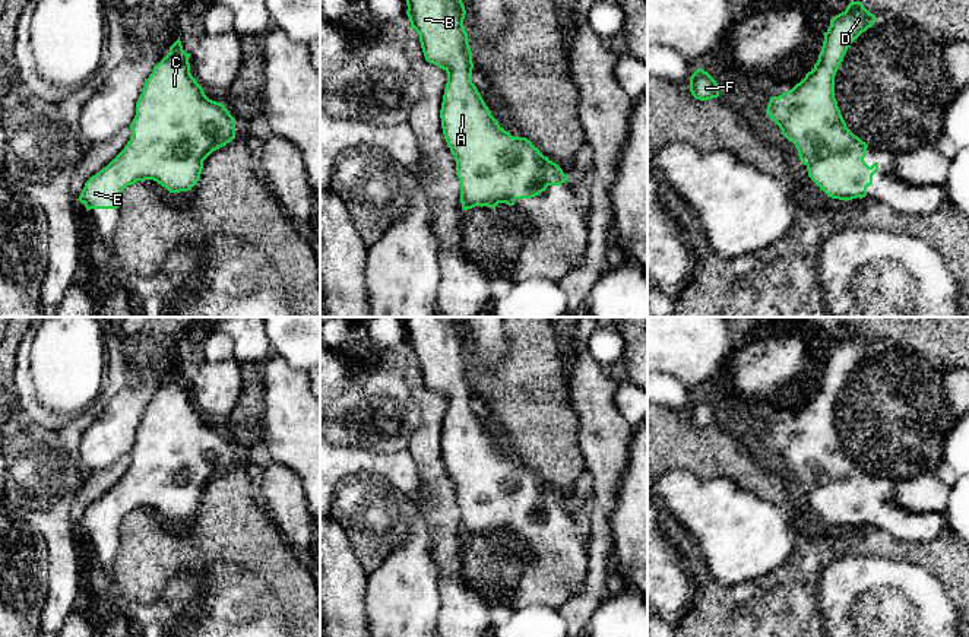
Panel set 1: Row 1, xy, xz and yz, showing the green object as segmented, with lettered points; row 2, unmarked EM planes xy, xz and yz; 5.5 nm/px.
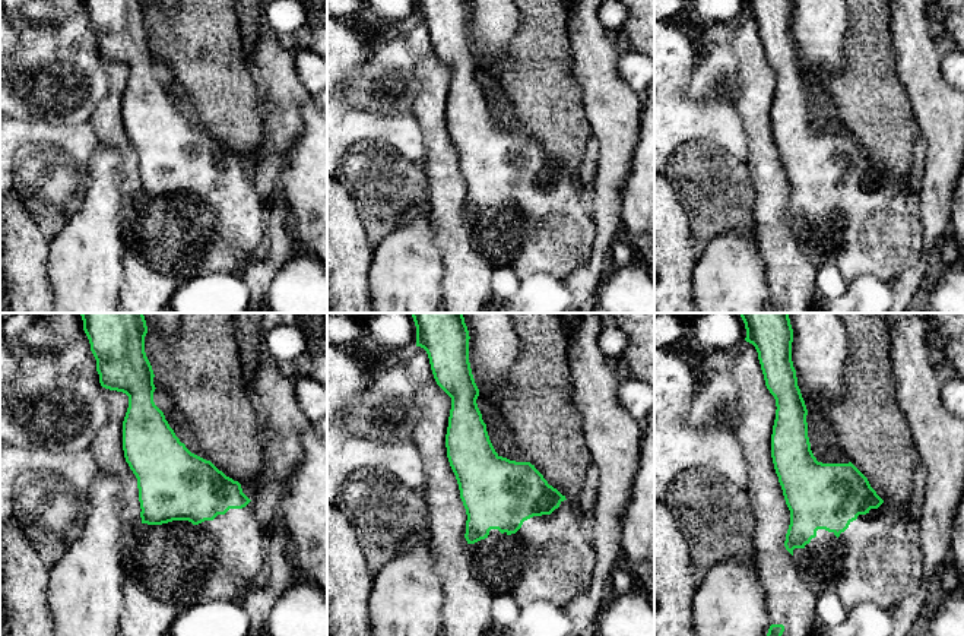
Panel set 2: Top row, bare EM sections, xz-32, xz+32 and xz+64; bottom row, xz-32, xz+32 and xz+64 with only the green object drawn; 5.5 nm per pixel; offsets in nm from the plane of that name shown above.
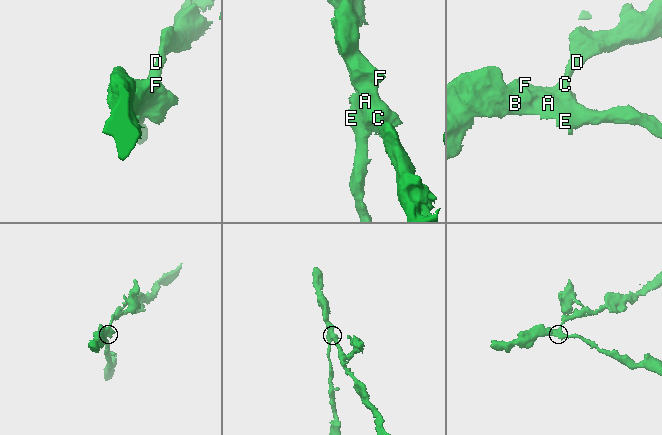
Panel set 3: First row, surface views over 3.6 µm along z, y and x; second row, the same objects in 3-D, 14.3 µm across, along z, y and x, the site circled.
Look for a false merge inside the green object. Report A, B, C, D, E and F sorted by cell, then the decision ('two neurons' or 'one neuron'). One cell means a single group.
groups A B E F / C D; two neurons

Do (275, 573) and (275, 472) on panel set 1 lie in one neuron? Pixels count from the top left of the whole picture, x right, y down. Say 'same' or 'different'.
different

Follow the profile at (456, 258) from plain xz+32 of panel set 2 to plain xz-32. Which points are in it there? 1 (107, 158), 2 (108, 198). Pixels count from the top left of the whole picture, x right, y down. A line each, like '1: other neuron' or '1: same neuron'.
1: other neuron
2: other neuron

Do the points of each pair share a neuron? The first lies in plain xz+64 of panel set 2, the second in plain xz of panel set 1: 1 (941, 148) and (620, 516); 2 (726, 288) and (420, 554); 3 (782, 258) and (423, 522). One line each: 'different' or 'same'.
1: different
2: same
3: different

